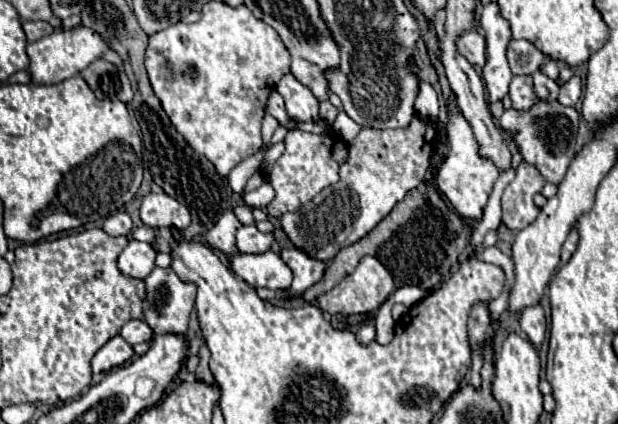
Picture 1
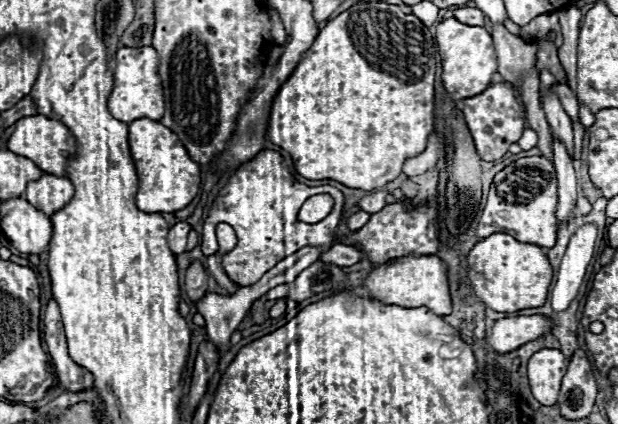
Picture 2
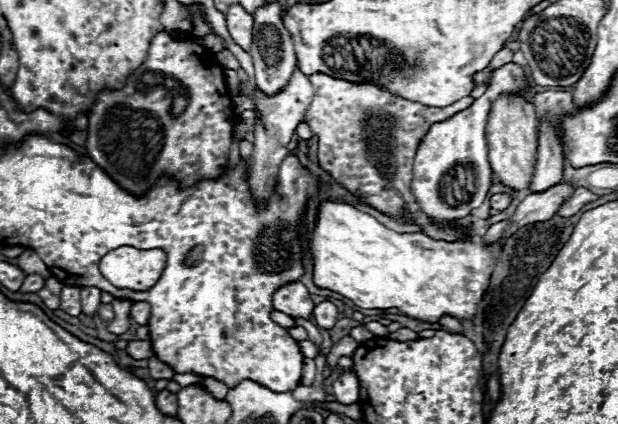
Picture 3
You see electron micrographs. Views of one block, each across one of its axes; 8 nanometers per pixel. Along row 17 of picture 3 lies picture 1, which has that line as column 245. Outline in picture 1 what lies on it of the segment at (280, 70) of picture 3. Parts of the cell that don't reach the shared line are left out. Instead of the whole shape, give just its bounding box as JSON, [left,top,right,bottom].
[230,250,292,290]

